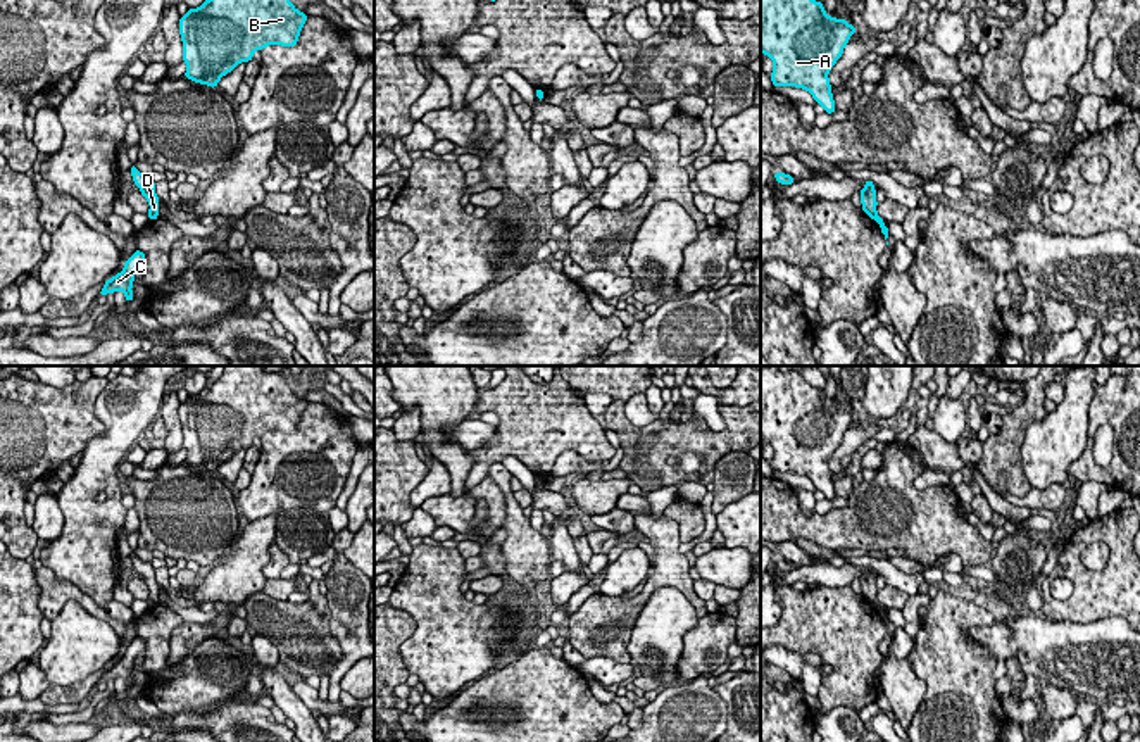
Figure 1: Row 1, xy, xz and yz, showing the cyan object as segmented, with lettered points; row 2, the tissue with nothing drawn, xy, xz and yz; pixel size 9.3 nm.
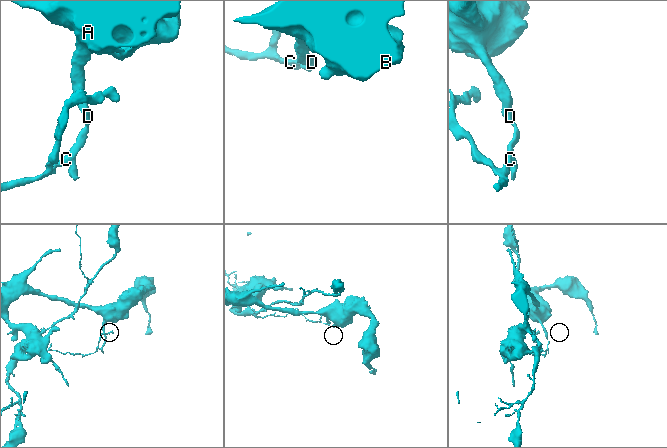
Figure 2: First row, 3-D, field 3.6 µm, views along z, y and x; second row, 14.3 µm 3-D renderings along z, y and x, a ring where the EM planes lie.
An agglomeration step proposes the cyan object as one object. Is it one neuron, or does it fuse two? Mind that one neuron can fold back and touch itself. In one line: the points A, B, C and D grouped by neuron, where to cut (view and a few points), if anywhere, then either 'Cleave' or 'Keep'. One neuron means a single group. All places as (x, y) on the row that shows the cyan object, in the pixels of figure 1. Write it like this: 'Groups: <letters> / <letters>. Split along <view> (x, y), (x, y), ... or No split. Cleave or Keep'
Groups: A B D / C. Split along xy (149, 216), (156, 218). Cleave

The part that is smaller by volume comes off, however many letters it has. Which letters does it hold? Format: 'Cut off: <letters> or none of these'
Cut off: C

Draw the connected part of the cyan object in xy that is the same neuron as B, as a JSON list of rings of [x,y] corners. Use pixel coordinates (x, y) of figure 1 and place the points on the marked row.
[[[204,0],[198,9],[188,9],[178,24],[186,62],[185,78],[217,88],[219,79],[240,62],[252,60],[255,50],[267,45],[295,47],[307,17],[290,0]]]

